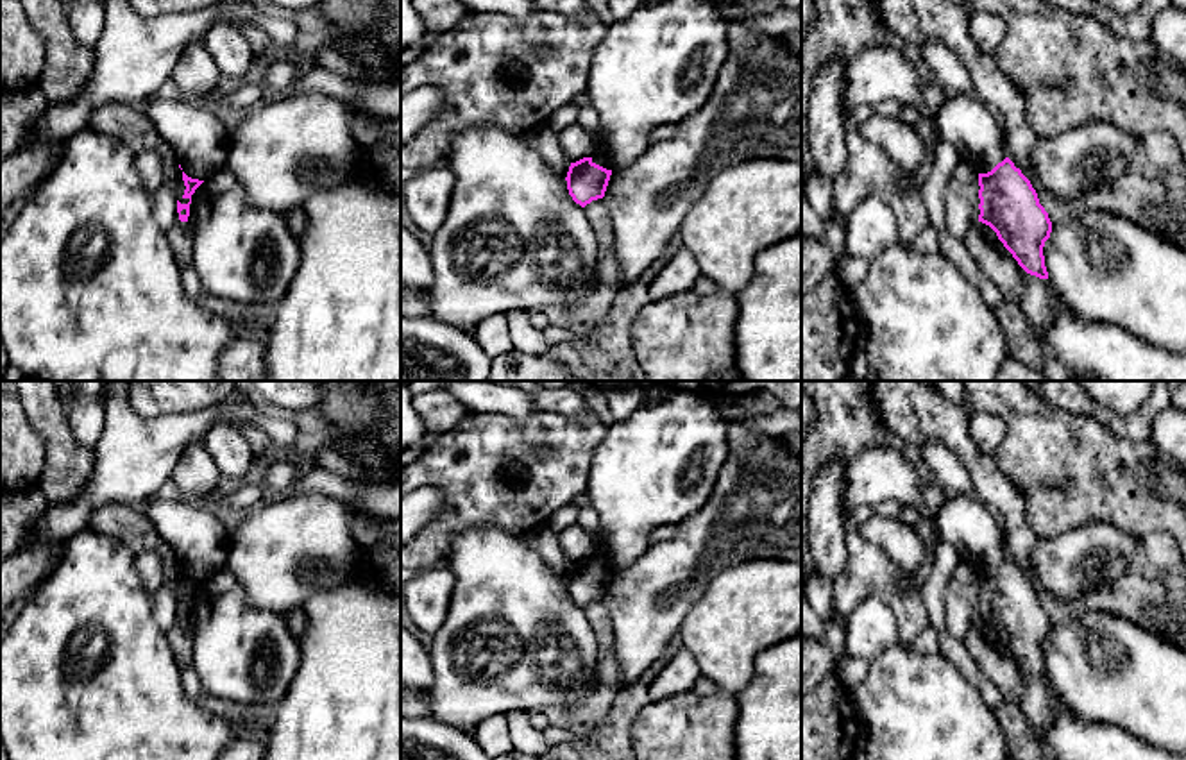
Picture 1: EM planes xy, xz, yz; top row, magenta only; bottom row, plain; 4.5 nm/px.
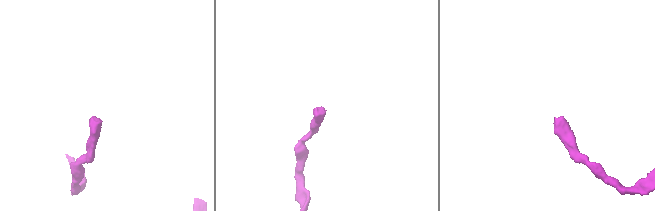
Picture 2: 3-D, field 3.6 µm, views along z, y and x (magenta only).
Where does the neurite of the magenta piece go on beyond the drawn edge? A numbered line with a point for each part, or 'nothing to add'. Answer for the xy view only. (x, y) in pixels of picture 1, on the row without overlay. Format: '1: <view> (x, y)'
nothing to add

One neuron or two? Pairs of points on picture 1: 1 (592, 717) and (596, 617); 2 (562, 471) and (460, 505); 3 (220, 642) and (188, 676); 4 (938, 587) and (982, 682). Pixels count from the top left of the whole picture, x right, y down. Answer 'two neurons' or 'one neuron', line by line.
1: one neuron
2: one neuron
3: two neurons
4: one neuron

